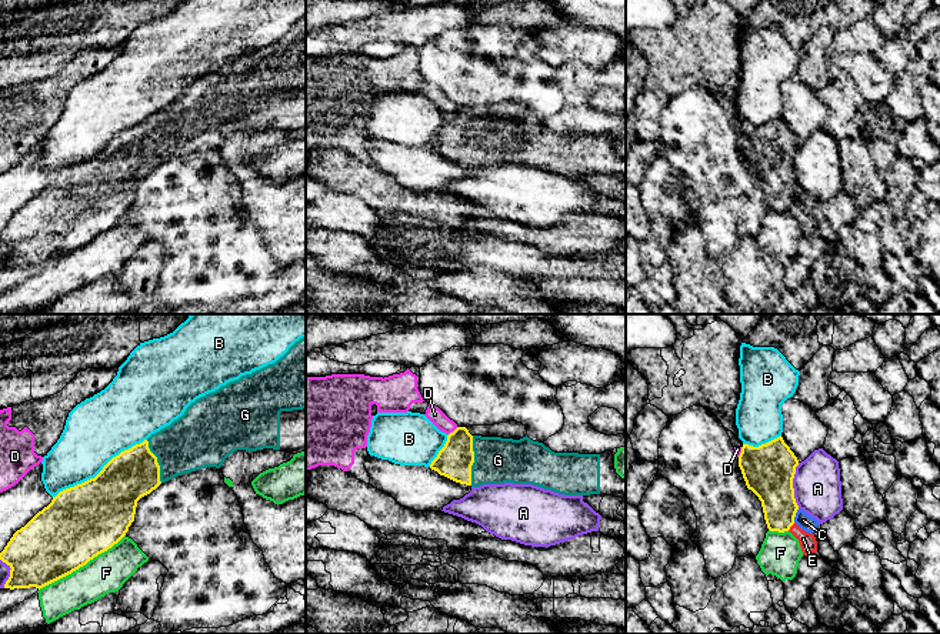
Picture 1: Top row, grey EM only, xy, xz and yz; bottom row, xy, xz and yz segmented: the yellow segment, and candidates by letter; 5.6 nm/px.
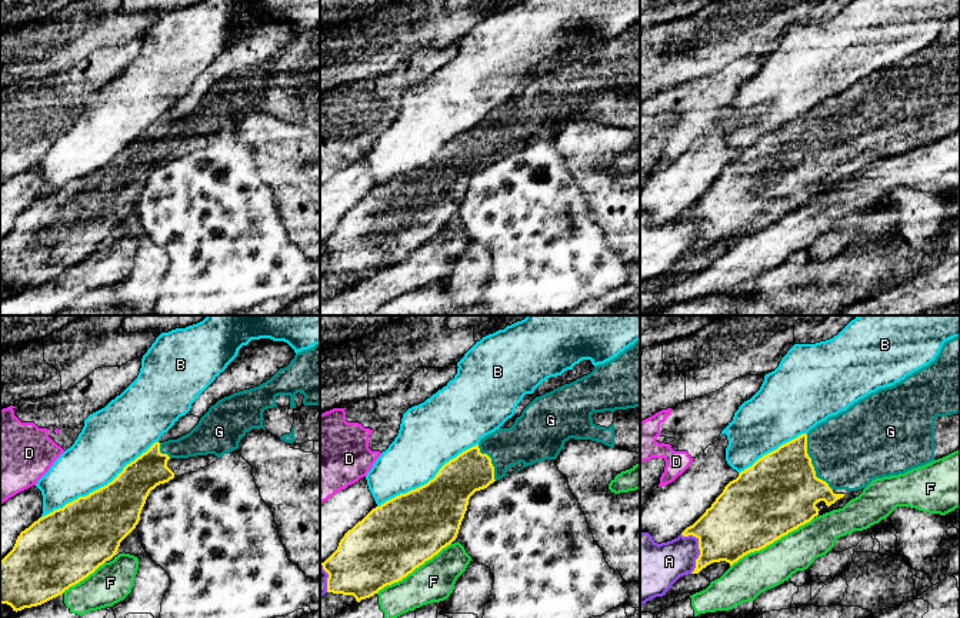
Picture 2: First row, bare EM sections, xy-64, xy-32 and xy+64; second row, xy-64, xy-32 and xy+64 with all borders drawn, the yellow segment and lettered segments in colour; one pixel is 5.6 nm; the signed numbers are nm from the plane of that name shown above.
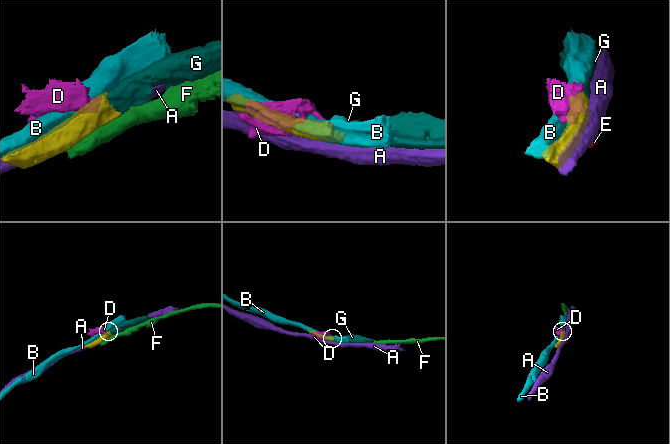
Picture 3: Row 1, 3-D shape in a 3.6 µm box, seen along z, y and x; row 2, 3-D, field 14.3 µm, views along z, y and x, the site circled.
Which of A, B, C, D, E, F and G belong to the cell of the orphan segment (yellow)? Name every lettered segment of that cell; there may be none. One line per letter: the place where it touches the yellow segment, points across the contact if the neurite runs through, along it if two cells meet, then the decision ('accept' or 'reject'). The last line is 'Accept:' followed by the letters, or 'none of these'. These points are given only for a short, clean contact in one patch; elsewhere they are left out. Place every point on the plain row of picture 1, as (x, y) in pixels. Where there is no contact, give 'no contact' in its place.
A: meets yellow in yz at (792, 166); reject
B: meets yellow in xy at (100, 152); reject
C: meets yellow in yz at (794, 196); border along yz (799, 189), (793, 202); reject
D: meets yellow in xz at (454, 110); border along xz (457, 107), (449, 114); reject
E: meets yellow in yz at (790, 206); border along yz (794, 203), (787, 210); reject
F: meets yellow in xy at (82, 246); reject
G: meets yellow in xz at (473, 140); accept
Accept: G

